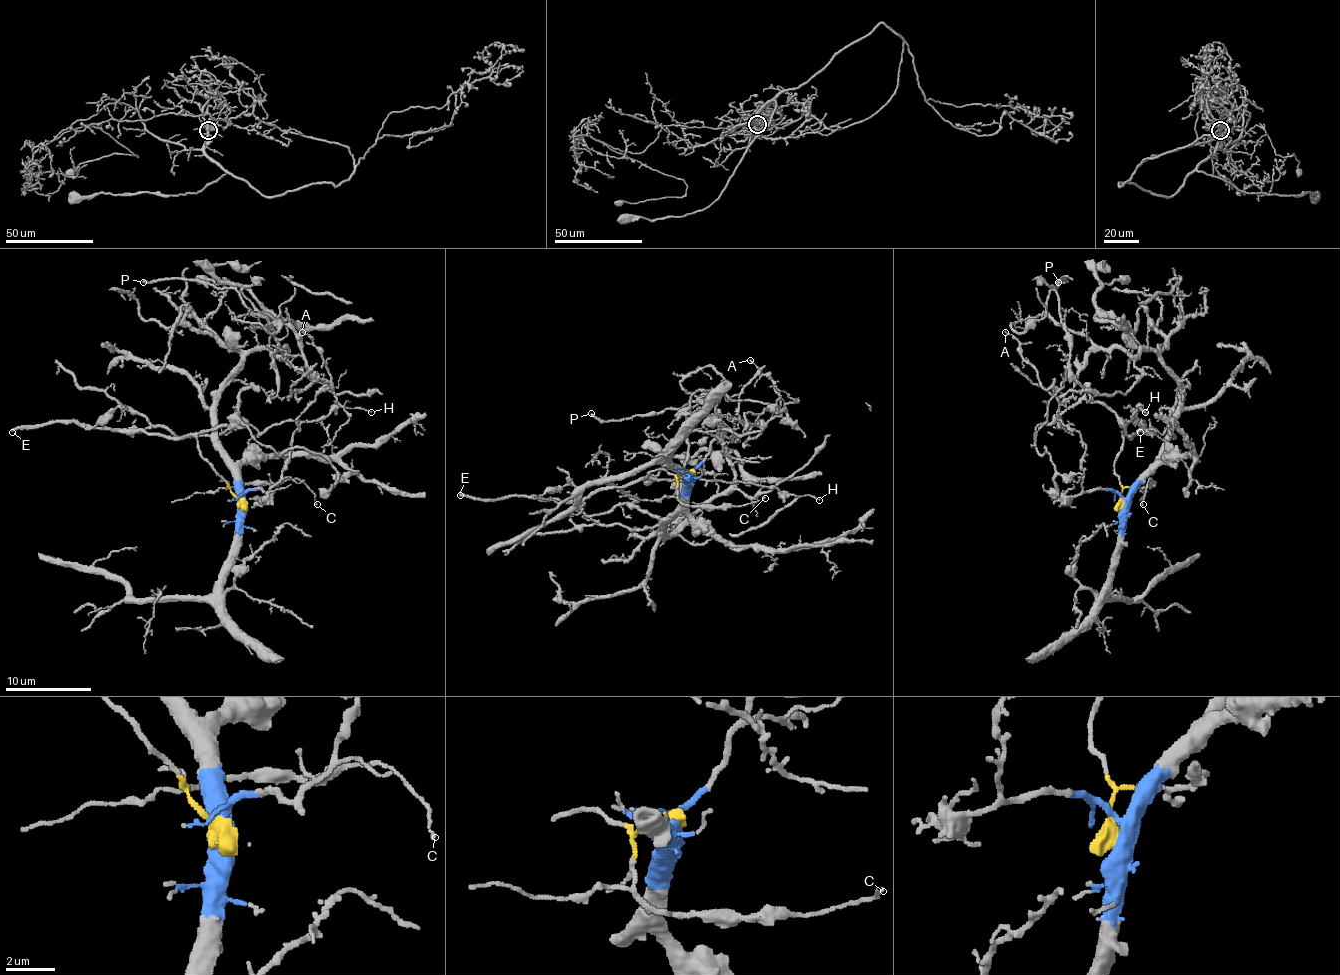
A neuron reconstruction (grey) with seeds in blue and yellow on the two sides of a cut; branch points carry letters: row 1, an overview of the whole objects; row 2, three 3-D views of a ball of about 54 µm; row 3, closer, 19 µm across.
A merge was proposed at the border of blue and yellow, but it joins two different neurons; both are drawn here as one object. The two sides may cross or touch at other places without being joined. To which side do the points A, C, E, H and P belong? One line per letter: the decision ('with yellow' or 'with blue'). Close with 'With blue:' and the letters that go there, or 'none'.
A: with blue
C: with yellow
E: with yellow
H: with yellow
P: with blue
With blue: A, P

